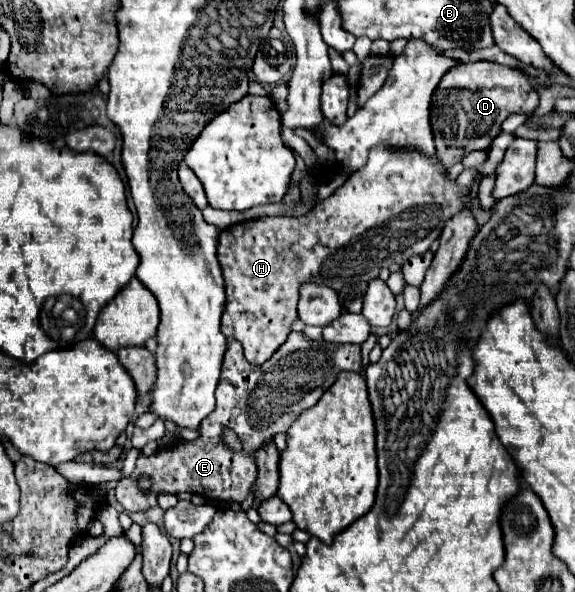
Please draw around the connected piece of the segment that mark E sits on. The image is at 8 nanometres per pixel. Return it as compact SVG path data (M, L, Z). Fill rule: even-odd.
M290 332L288 340L268 362L252 366L244 358L242 346L230 338L216 388L216 408L200 424L202 436L196 442L180 442L174 448L158 450L154 456L140 454L130 478L116 484L116 500L128 514L144 512L150 506L156 506L158 492L190 492L208 500L244 502L256 480L256 462L252 460L252 452L276 434L288 432L292 422L320 400L342 370L360 370L360 348L344 348L328 342L318 346L318 342L308 340L302 332ZM226 428L240 438L240 452L232 452L224 444L222 436ZM140 476L152 478L150 490L140 488Z

